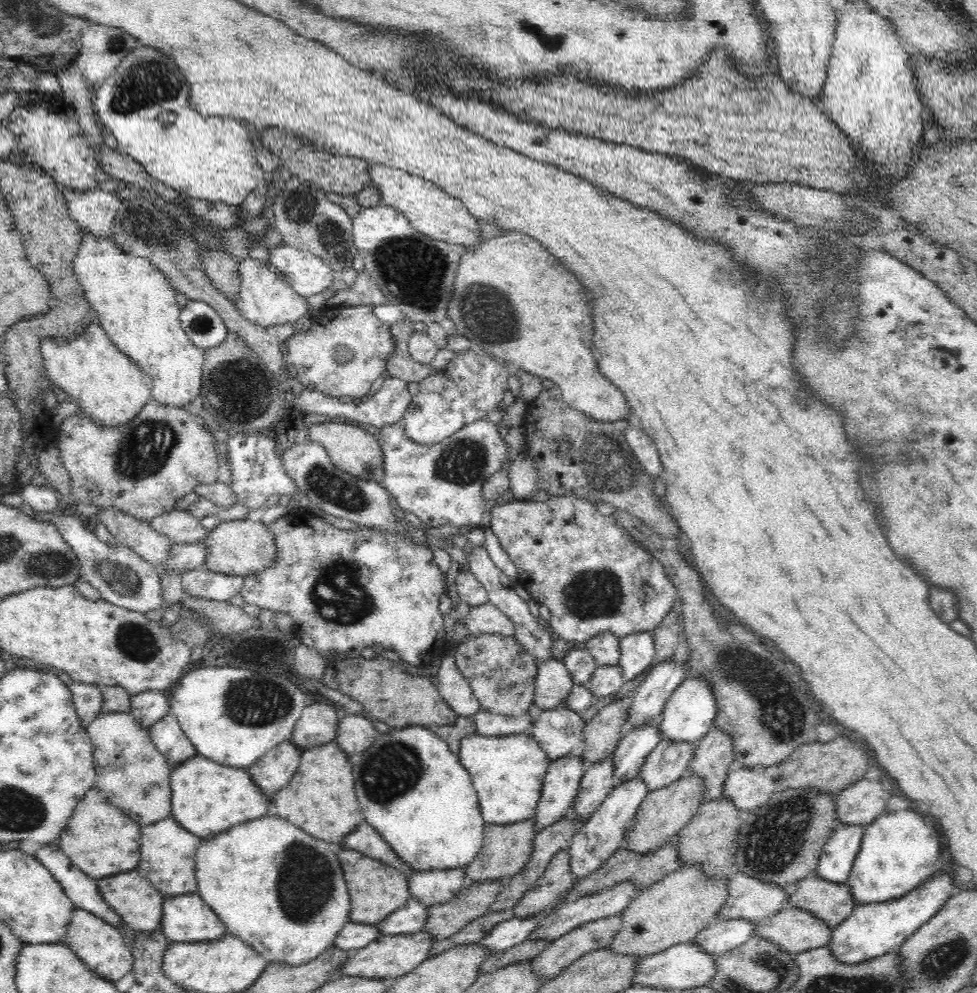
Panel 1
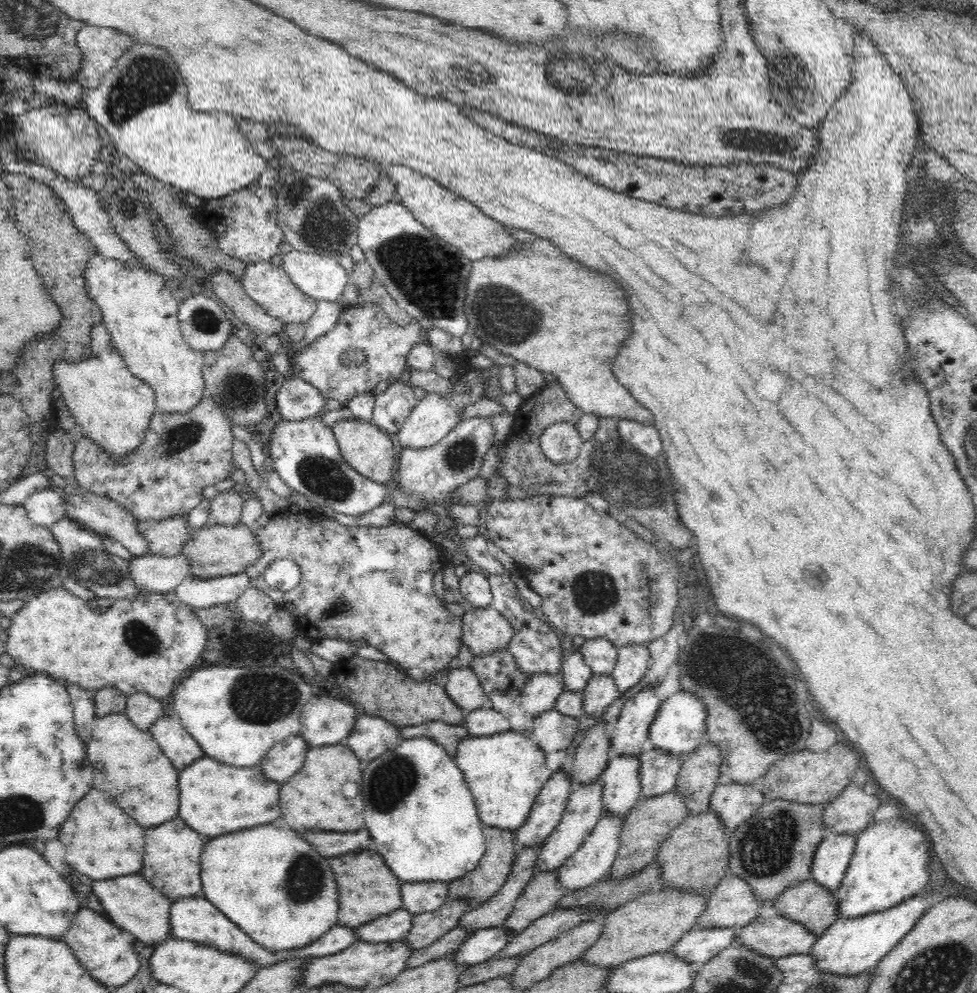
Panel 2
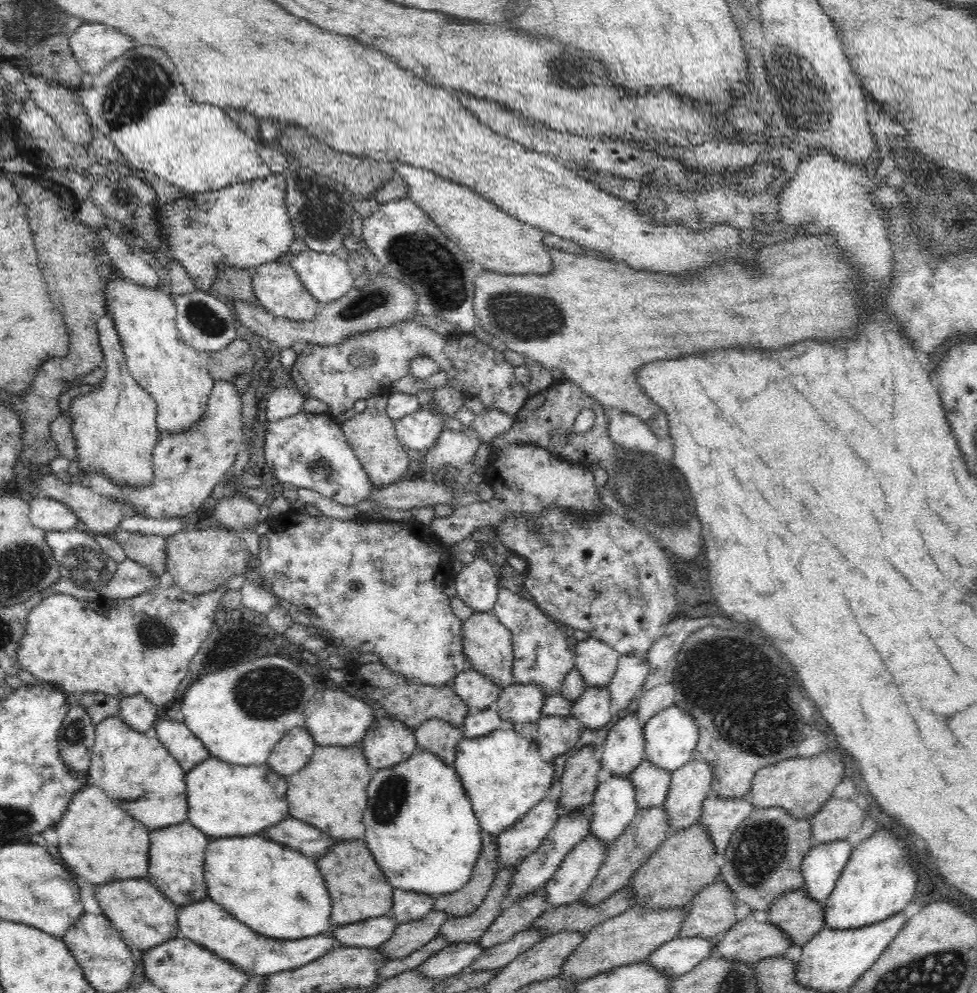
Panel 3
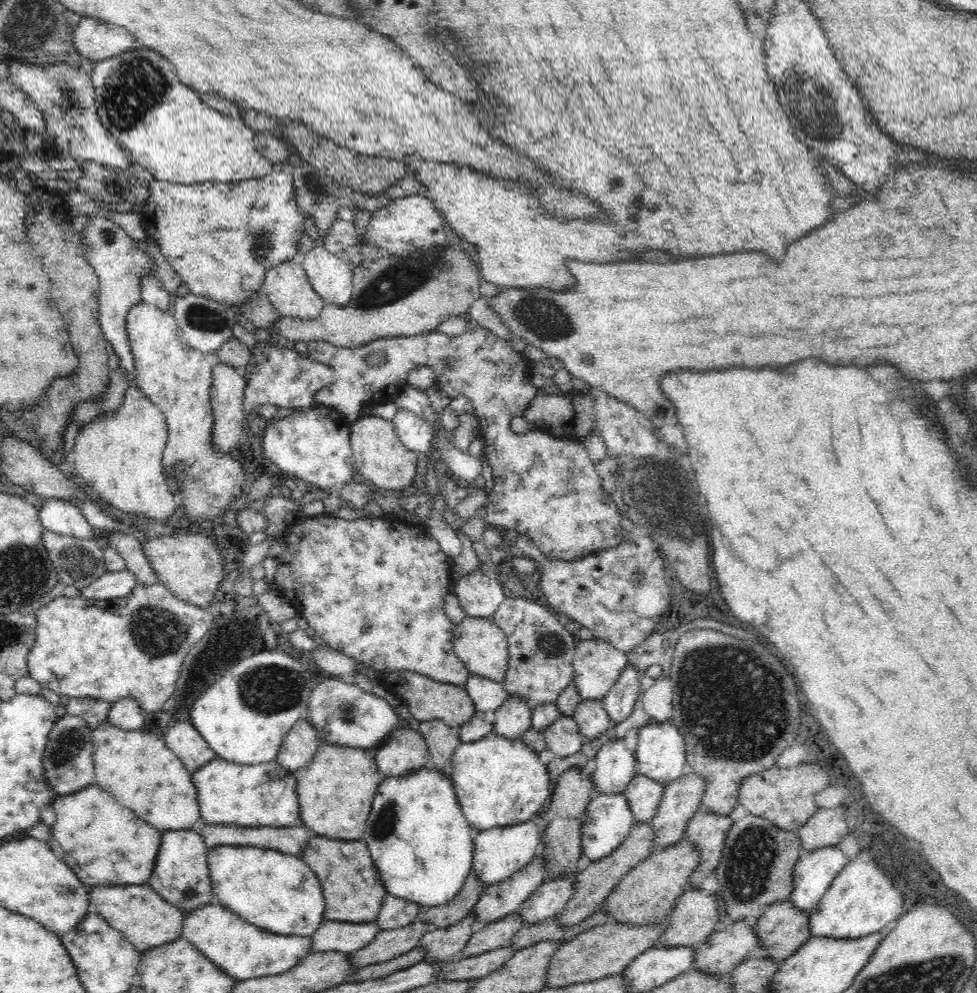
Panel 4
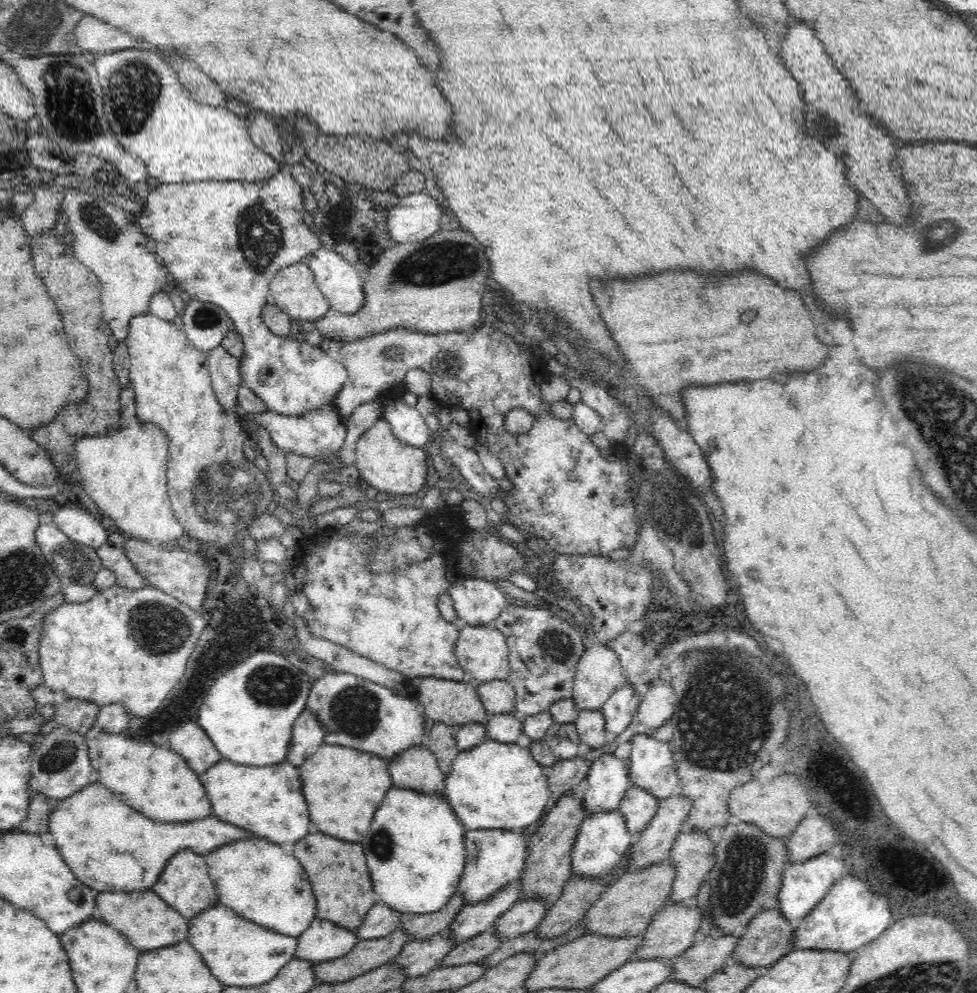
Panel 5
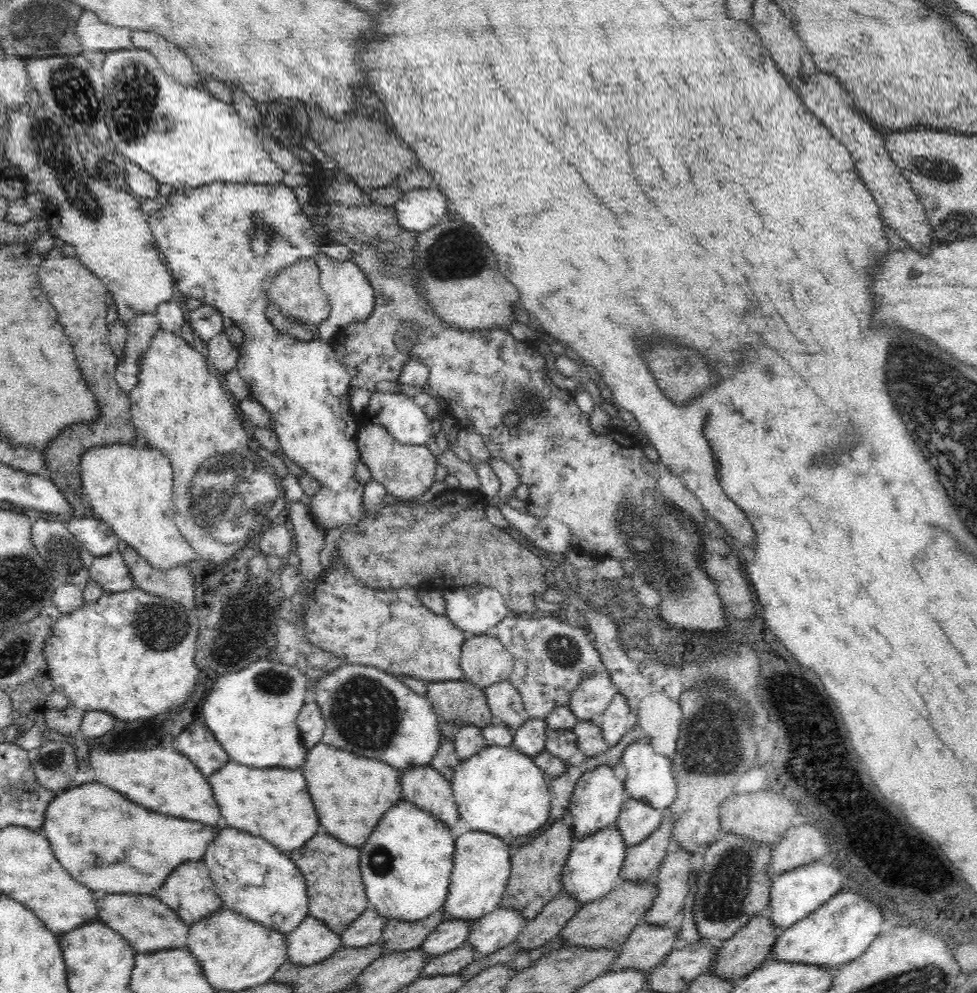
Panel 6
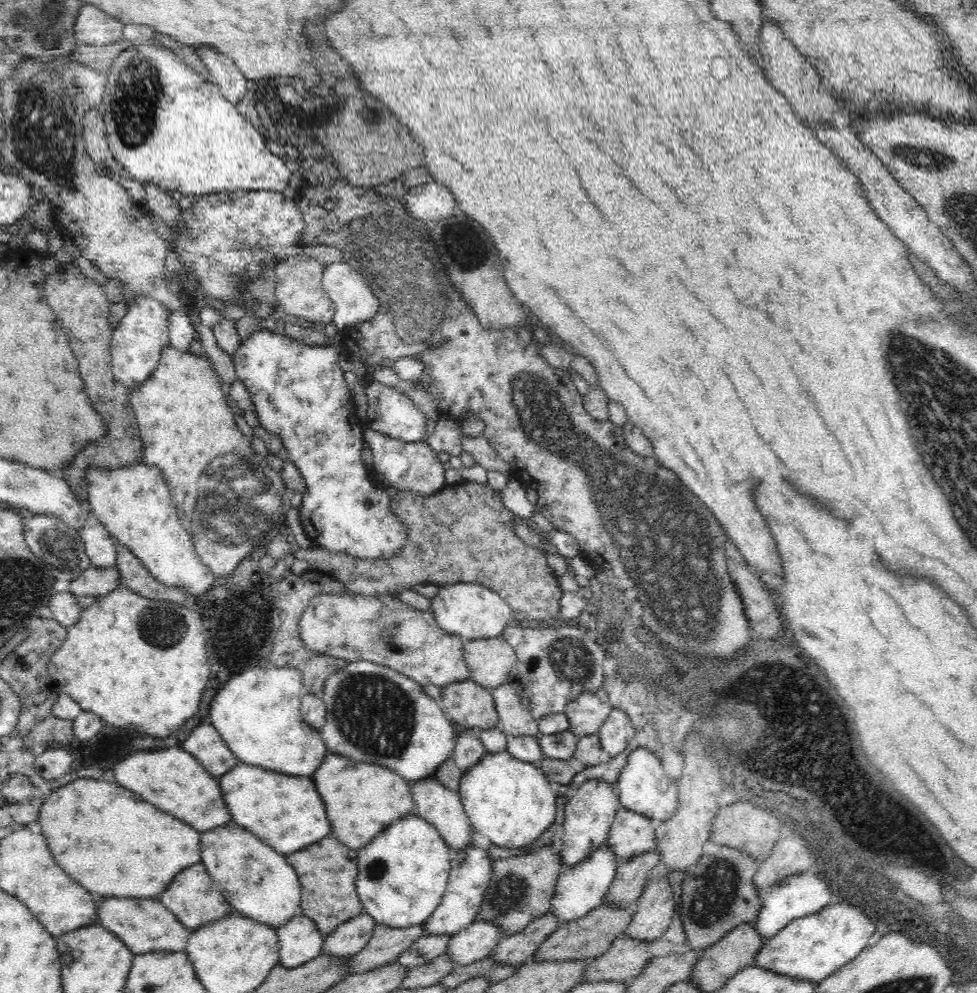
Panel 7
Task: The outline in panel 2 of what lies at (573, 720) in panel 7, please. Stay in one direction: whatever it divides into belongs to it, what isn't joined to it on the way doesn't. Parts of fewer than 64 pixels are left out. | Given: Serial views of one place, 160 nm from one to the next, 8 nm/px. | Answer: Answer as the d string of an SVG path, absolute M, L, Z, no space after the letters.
M606 638L588 639L576 650L582 654L592 674L611 674L618 660L619 648Z

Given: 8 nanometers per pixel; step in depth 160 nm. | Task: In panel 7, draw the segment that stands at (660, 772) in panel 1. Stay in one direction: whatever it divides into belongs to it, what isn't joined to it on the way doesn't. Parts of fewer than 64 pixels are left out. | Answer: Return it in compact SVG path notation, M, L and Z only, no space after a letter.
M618 809L607 838L617 862L654 851L657 848L654 825L640 812Z

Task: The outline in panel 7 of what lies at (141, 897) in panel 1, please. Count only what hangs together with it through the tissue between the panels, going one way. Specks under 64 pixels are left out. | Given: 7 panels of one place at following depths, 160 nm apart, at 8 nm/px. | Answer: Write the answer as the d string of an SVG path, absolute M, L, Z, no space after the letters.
M108 898L98 904L98 920L104 928L112 930L134 954L154 952L154 950L184 950L190 930L186 930L170 910L152 898Z

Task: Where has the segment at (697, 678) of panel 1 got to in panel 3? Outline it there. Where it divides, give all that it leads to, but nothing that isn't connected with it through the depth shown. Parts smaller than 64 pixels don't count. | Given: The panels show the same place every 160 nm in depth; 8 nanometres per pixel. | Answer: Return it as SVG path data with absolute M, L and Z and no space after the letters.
M676 703L656 714L643 726L642 732L646 743L645 758L652 761L654 765L674 772L694 758L693 753L698 742L698 725L694 718L679 708Z

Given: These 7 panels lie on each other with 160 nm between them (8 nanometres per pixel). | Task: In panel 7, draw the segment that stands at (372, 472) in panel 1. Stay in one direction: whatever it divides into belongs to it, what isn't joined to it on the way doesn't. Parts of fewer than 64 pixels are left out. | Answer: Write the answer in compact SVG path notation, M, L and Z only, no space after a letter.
M367 424L361 427L363 440L373 454L373 470L385 486L426 496L437 493L446 486L444 472L447 466L440 463L438 453L432 450L428 442L402 442L372 430Z

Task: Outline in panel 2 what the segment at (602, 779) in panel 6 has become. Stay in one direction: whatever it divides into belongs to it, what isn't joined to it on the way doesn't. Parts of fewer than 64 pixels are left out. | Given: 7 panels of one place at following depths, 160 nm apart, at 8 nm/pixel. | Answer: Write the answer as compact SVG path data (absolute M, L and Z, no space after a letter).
M656 685L644 687L625 702L620 717L609 731L610 749L615 750L616 756L639 756L643 742L649 737L649 726L656 719L660 706Z

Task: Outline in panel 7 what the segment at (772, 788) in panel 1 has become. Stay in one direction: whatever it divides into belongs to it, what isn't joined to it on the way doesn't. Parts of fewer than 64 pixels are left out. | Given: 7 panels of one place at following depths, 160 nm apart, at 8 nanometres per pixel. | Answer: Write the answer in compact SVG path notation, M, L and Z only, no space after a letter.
M666 875L649 881L634 906L626 935L650 942L660 938L668 930L676 908L678 904L674 903L674 892Z

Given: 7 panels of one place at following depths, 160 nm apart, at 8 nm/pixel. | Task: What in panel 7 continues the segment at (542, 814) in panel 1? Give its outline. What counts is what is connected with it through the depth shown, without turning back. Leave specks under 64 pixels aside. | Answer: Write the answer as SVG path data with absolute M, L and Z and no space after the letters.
M470 843L466 850L458 850L457 853L453 853L446 892L442 897L440 906L426 920L424 931L454 936L471 922L476 921L482 900L486 896L485 892L490 886L490 880L492 880L492 864L493 860L489 856L489 848L482 848L482 846L473 843Z

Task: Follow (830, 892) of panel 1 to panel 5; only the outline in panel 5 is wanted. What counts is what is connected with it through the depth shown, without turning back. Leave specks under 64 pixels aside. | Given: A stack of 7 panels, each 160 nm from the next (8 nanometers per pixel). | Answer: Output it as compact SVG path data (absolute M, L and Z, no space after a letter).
M780 909L760 911L747 924L744 934L739 938L731 957L731 963L738 962L763 971L794 949L794 938L796 938L796 928L786 921Z

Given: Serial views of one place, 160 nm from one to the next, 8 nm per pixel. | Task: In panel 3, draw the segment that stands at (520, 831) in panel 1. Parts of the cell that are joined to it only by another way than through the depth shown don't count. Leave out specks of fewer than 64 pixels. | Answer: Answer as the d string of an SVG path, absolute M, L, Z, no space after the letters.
M482 831L481 841L483 850L474 866L474 870L470 880L456 892L450 894L441 894L434 896L433 910L446 912L446 916L462 916L474 912L486 900L490 888L498 874L500 863L498 863L498 836Z

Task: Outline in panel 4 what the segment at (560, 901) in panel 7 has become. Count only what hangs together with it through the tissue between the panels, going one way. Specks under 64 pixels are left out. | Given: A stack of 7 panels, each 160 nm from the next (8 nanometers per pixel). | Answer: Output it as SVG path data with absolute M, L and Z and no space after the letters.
M624 793L594 795L587 806L581 830L584 856L588 857L591 862L606 858L608 854L612 854L619 848L634 823L634 815Z

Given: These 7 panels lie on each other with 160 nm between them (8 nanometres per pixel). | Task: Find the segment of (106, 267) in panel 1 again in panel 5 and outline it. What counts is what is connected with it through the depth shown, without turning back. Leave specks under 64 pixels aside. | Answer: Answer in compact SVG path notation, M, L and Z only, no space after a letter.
M152 313L139 314L134 318L130 319L129 333L125 340L127 349L130 355L131 366L129 369L129 379L131 386L135 392L136 401L136 416L140 421L154 423L162 429L162 433L168 437L168 460L167 460L167 493L169 494L173 511L175 512L176 518L180 521L180 524L184 527L185 534L187 534L192 541L198 541L200 543L207 542L210 544L216 544L220 548L226 548L231 540L246 532L247 526L257 517L260 513L266 513L266 502L273 494L273 488L269 482L269 478L263 471L258 469L257 465L249 462L244 457L242 452L242 446L244 446L245 434L242 431L240 423L237 421L236 413L227 412L222 408L222 405L218 402L215 397L215 392L212 386L211 376L209 373L208 355L203 350L196 348L192 343L189 342L187 334L182 330L178 329L172 321L154 316Z

